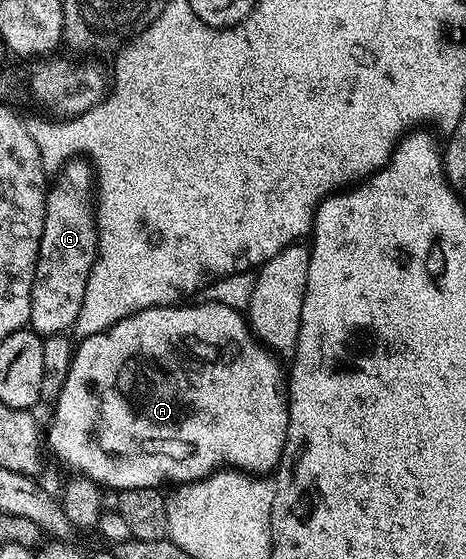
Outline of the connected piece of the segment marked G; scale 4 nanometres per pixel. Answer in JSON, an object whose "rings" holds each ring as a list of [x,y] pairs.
{"rings":[[[71,157],[62,170],[53,176],[46,193],[44,233],[40,237],[40,253],[36,261],[34,284],[30,294],[29,330],[37,335],[61,335],[74,326],[80,317],[80,305],[84,305],[84,289],[88,289],[88,277],[98,259],[98,221],[96,218],[96,171],[86,157]]]}

